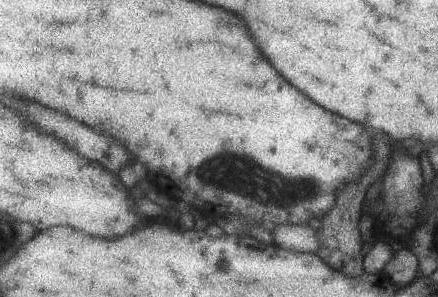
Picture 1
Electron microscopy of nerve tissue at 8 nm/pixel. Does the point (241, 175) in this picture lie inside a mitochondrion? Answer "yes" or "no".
yes

